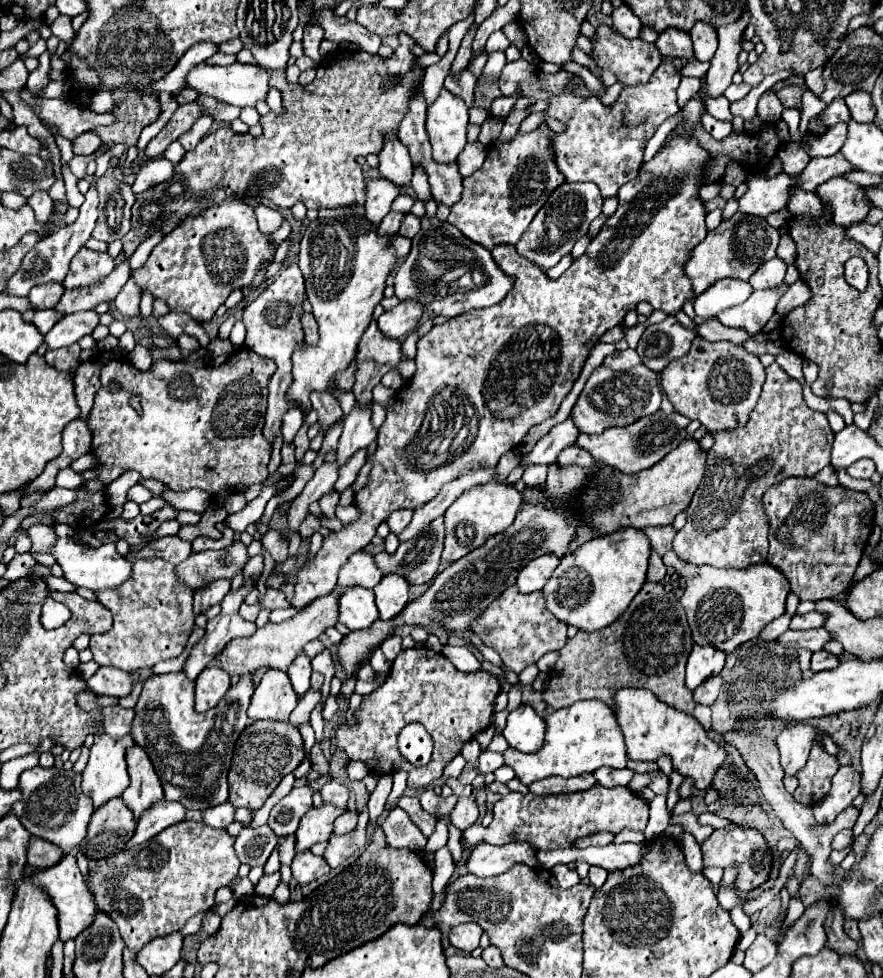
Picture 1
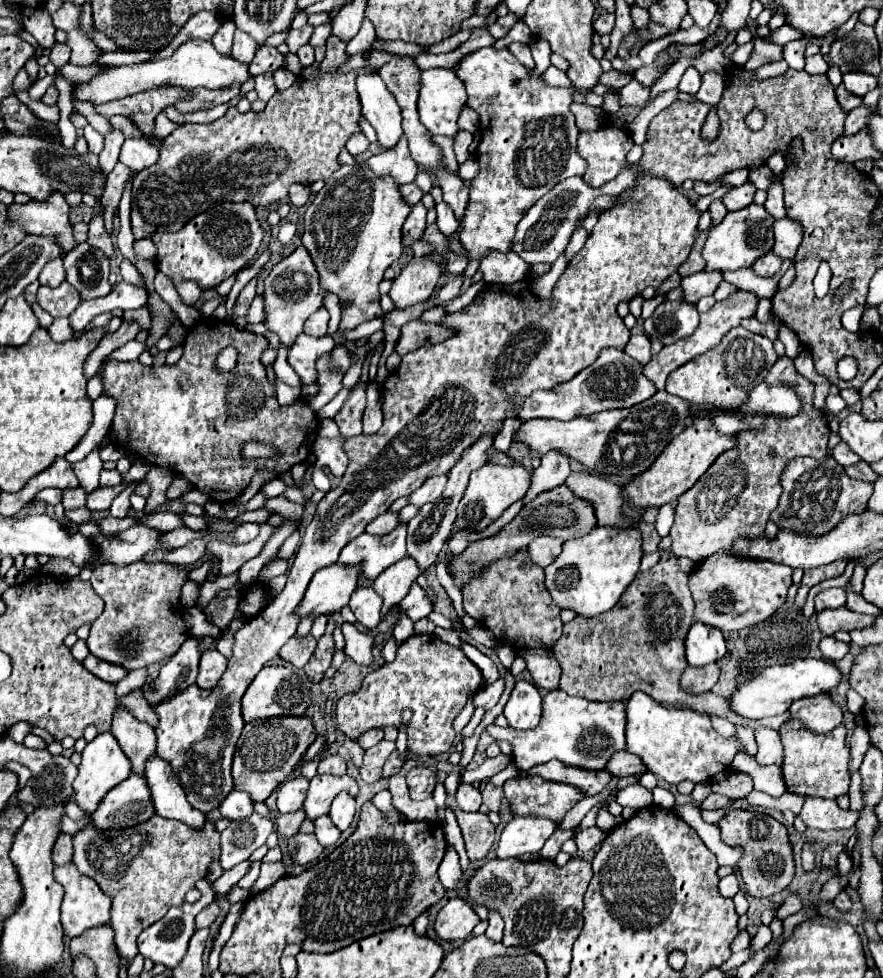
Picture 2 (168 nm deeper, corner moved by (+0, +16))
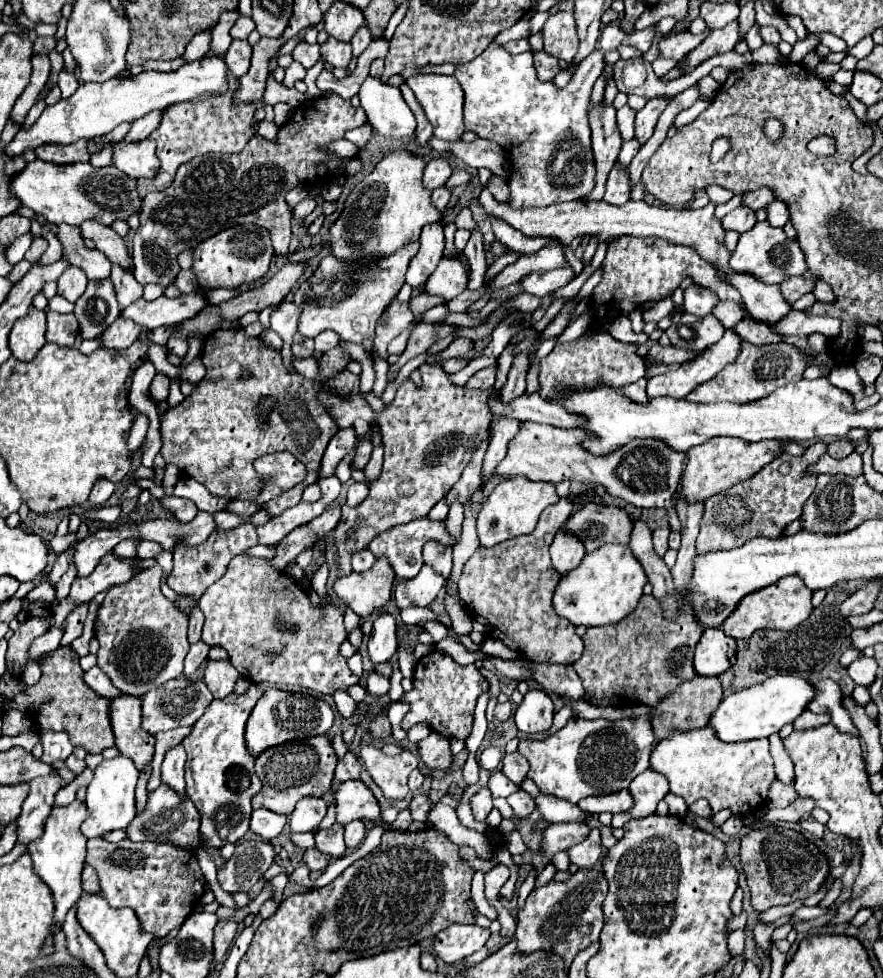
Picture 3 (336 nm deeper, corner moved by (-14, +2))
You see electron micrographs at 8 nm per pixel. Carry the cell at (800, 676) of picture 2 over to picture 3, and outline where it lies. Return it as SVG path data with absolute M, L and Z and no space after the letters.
M777 674L763 684L745 688L731 696L725 696L711 716L709 724L713 726L715 734L723 742L739 742L739 740L753 740L753 738L769 738L771 734L779 732L783 726L793 724L795 718L807 708L807 704L817 696L817 690L811 682L795 676Z

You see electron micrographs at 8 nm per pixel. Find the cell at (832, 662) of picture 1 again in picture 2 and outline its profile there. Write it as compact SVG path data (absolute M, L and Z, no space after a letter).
M827 636L821 640L819 644L819 650L821 654L827 658L827 660L841 660L847 652L849 652L849 644L843 644L843 642L837 642L833 636Z

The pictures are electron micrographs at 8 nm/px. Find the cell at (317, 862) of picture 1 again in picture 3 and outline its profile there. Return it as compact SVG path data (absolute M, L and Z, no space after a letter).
M309 848L309 850L305 850L303 862L309 866L309 870L311 870L311 872L323 872L323 870L329 866L331 856L327 856L327 854L319 852L317 848Z

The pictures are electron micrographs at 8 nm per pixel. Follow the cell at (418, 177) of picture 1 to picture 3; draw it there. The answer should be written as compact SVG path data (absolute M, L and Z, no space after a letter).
M462 208L460 210L456 216L455 225L457 228L464 228L473 231L476 224L469 208Z

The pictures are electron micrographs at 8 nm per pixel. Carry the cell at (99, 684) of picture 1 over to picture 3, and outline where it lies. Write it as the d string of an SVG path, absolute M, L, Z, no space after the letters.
M93 666L91 670L87 670L85 672L85 682L97 692L97 694L101 694L101 696L105 696L105 698L119 698L121 696L121 692L119 690L115 690L115 686L107 680L107 676L103 674L103 670L99 670L97 666Z

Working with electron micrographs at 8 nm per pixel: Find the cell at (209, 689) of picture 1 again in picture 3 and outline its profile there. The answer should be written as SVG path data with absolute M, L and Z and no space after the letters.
M209 660L205 666L203 680L207 682L209 690L213 692L213 696L217 700L223 700L225 696L229 696L233 692L237 678L239 678L239 672L235 670L235 666L231 662Z

